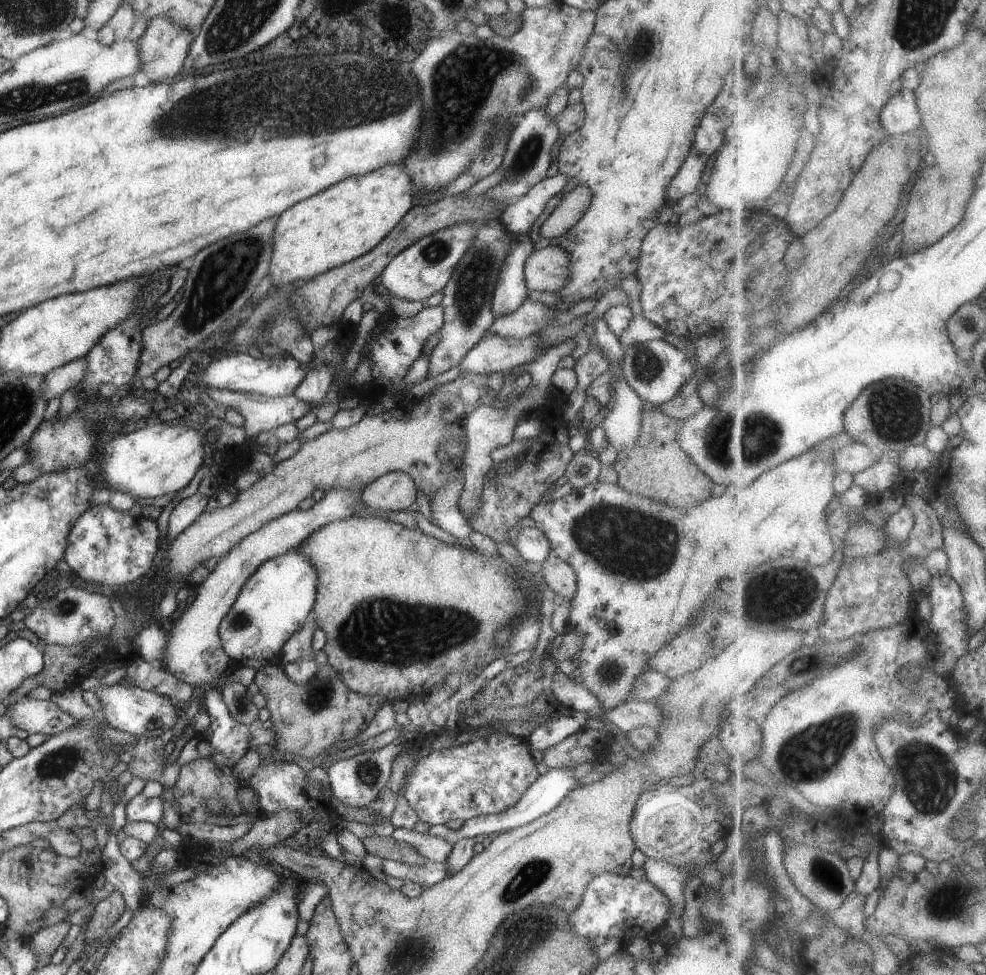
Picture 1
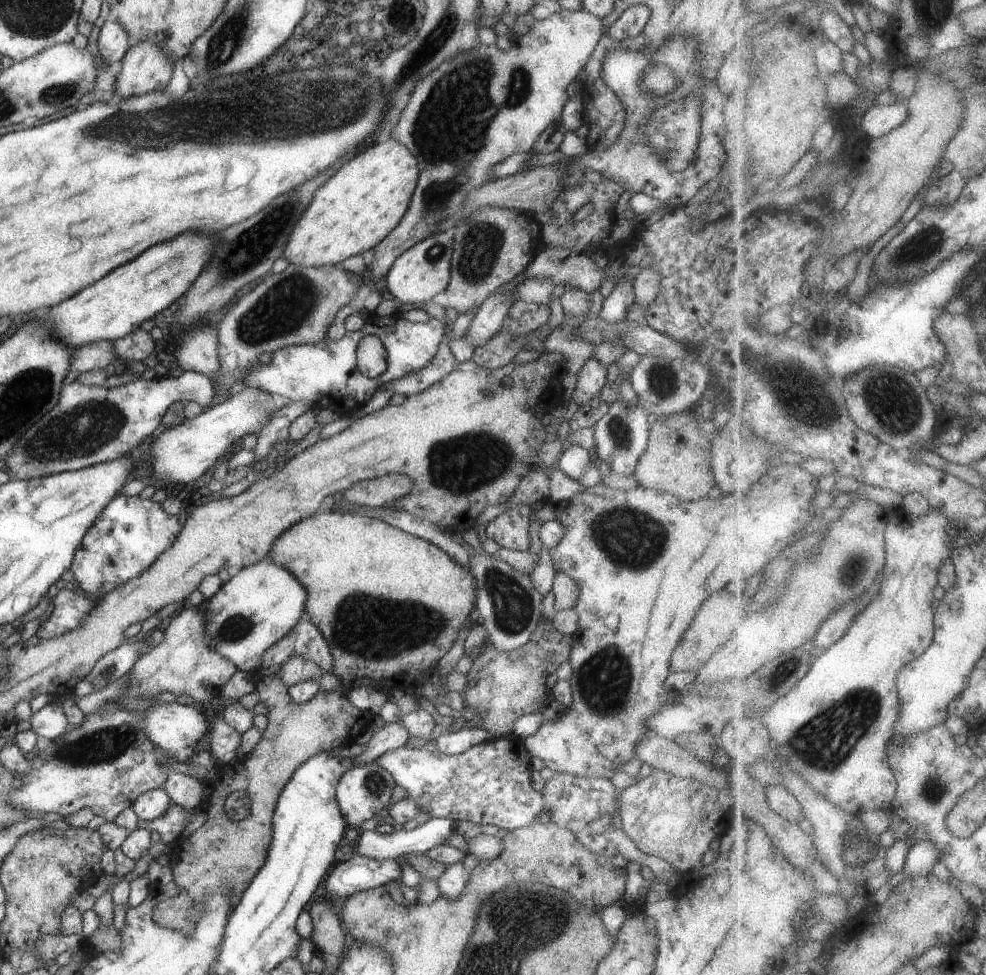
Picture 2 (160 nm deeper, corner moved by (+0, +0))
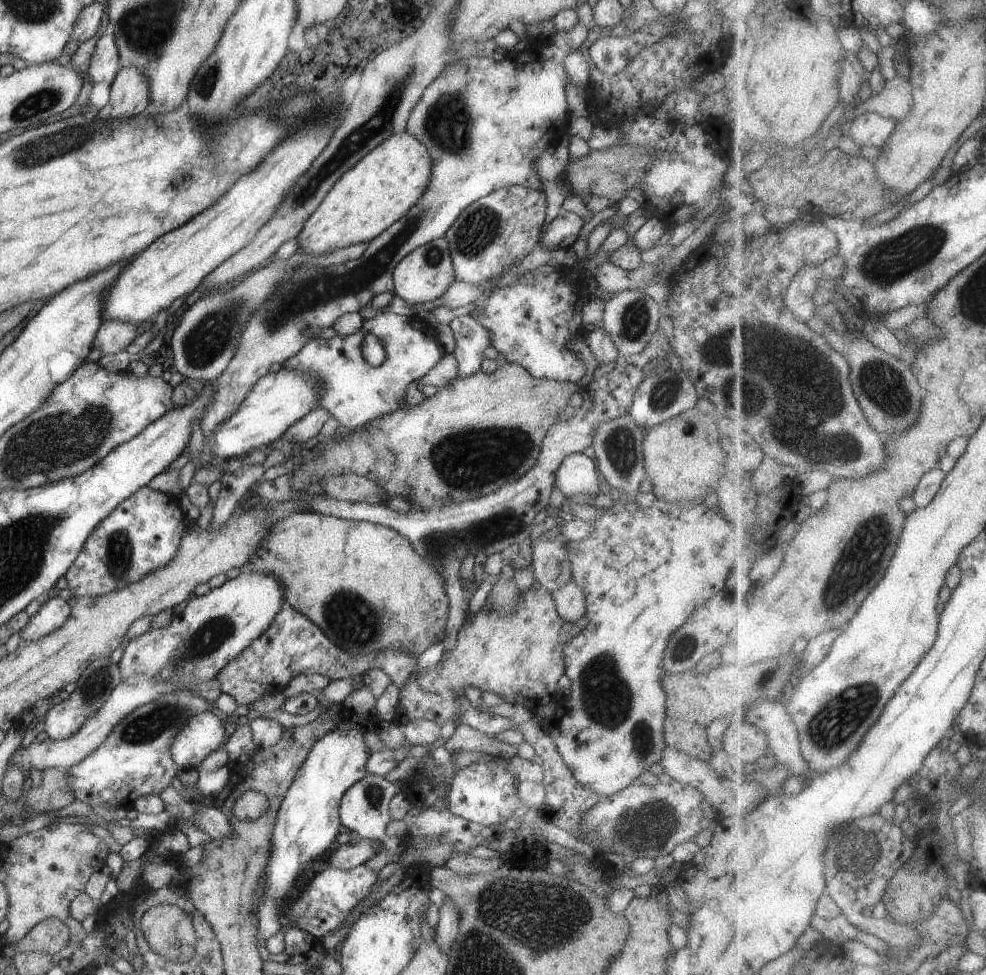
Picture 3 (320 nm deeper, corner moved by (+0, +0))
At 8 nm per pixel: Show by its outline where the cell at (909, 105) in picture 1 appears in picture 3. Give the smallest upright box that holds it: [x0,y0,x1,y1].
[849,112,897,150]

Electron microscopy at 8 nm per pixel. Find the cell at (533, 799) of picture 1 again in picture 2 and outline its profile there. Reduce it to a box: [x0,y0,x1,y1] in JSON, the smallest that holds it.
[354,817,454,859]

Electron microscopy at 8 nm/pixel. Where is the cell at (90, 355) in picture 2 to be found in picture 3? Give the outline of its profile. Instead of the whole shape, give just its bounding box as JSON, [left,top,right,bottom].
[93,321,138,354]

